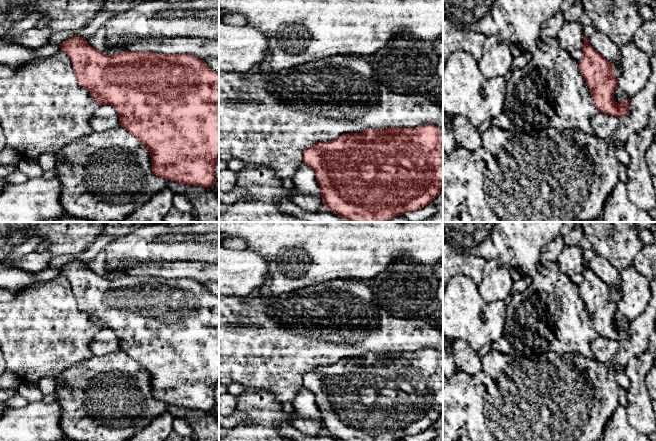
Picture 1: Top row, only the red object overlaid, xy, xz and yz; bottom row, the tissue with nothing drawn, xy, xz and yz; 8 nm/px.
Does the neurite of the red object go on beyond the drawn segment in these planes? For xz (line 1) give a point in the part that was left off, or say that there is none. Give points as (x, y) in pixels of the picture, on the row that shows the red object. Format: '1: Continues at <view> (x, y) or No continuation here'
1: No continuation here

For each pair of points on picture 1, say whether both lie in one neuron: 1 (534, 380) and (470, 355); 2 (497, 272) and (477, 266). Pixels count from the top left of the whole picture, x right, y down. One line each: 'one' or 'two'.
1: two
2: two

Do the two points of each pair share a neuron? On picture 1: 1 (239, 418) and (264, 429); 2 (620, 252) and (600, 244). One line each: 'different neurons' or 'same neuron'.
1: different neurons
2: same neuron

